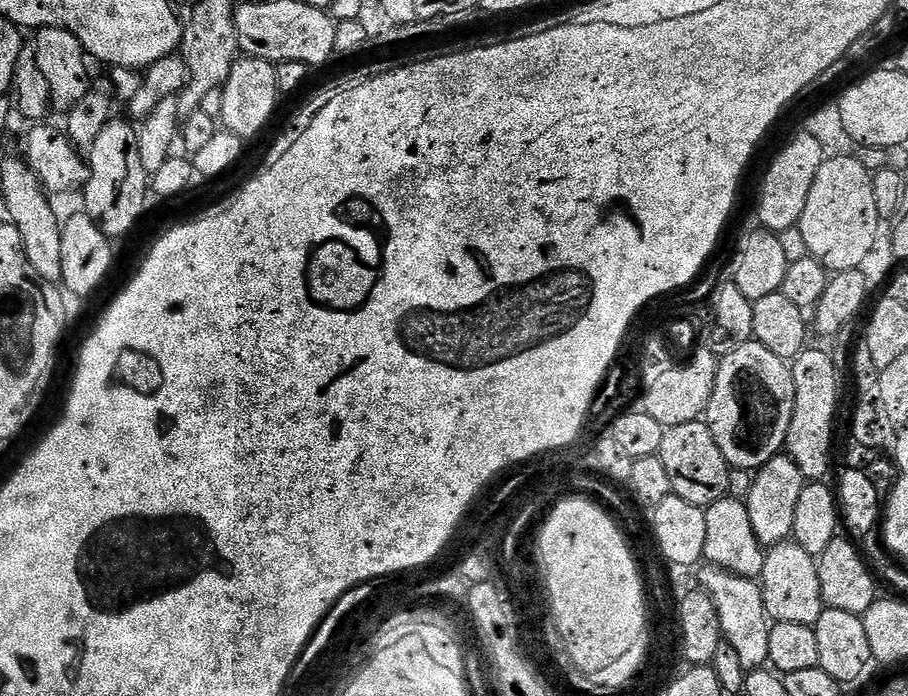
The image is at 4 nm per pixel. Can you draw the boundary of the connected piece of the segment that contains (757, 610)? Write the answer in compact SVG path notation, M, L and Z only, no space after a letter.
M704 566L699 569L699 587L712 597L718 610L718 622L723 639L738 653L746 670L755 670L768 664L770 654L770 621L764 609L764 595L756 580L747 580L725 568Z

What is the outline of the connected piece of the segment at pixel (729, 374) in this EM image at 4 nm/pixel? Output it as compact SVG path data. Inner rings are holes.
M755 342L738 346L738 350L719 357L706 422L714 434L714 442L718 442L718 450L722 450L732 468L755 470L770 462L770 458L781 455L788 443L790 418L794 418L794 378L789 361L770 354L766 346Z

